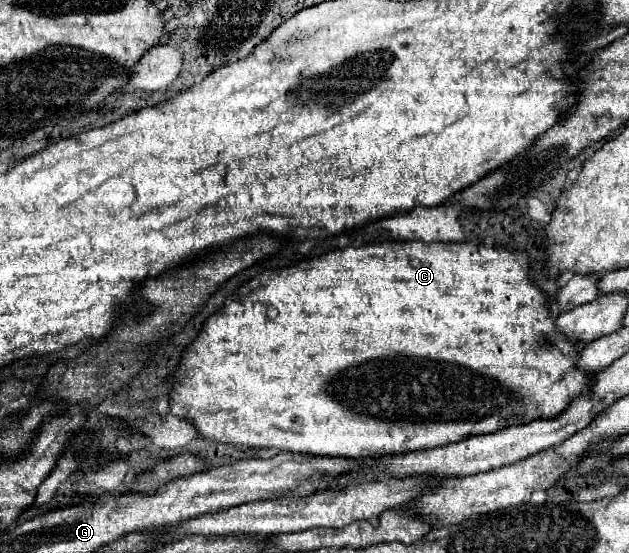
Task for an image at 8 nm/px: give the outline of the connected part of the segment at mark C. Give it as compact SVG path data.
M383 241L360 247L347 246L344 249L336 249L320 256L312 257L310 261L301 261L294 267L286 267L282 271L266 271L260 277L248 281L224 302L224 309L216 315L212 315L204 329L200 331L198 339L192 343L192 347L184 353L180 367L176 371L178 383L174 385L170 393L170 411L176 417L188 417L194 421L198 433L202 433L208 439L238 445L238 447L274 447L280 451L292 451L292 453L310 453L310 455L330 455L330 457L348 457L348 459L366 459L366 457L384 457L384 455L396 455L404 451L418 451L418 449L430 449L430 447L442 447L448 443L456 443L474 435L486 435L494 433L498 429L510 427L510 425L524 425L536 419L554 419L560 413L566 411L566 407L572 403L572 399L580 395L590 395L594 373L580 371L578 359L578 343L572 343L566 335L562 335L556 327L556 319L550 313L550 301L546 291L542 291L532 279L530 279L530 261L524 251L510 251L506 247L488 247L488 245L476 245L472 241L460 241L460 243L424 243L424 241Z

